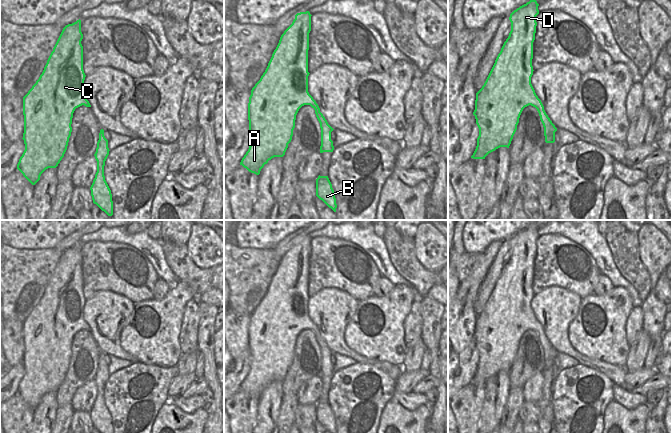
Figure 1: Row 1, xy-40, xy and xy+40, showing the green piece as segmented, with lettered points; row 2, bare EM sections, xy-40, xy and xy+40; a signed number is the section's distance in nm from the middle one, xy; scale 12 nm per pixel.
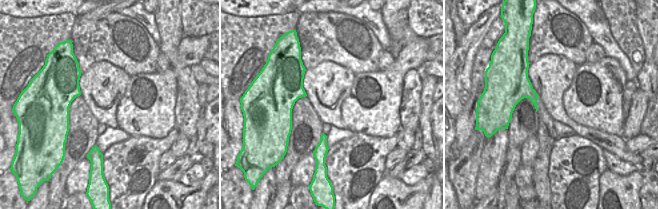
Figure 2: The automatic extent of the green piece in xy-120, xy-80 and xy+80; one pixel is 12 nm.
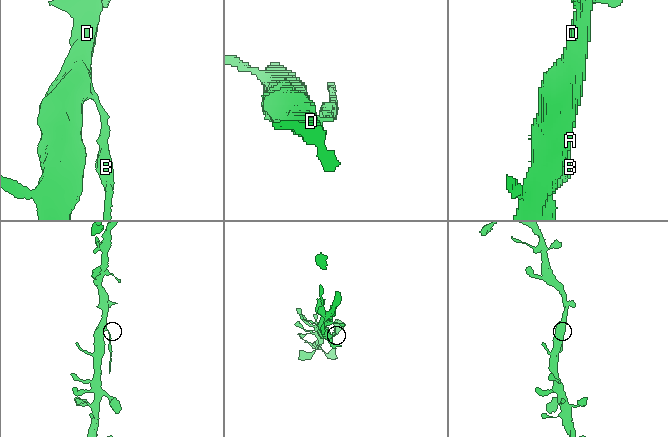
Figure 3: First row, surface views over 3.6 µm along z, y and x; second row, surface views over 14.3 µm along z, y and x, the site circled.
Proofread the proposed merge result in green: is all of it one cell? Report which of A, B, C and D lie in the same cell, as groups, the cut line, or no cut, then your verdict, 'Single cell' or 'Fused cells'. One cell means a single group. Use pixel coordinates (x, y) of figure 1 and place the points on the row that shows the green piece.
Groups: A C D / B. Split along xy+40 (542, 105), (536, 108). Fused cells

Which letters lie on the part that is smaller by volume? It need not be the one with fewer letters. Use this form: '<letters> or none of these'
B

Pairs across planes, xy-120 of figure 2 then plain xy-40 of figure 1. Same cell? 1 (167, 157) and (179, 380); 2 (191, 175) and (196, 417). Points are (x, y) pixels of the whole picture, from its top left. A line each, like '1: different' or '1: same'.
1: same
2: different

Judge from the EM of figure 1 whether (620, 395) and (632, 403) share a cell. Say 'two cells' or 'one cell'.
one cell

